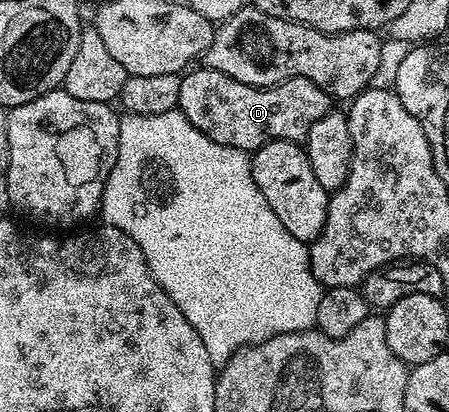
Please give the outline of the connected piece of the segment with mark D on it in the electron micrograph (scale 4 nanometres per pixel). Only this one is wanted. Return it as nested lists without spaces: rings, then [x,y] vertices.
[[[199,68],[180,77],[180,100],[185,106],[204,109],[212,124],[207,126],[208,136],[223,145],[255,151],[267,141],[304,139],[312,124],[330,112],[329,90],[305,77],[290,77],[280,85],[261,87],[242,83],[220,69]]]

